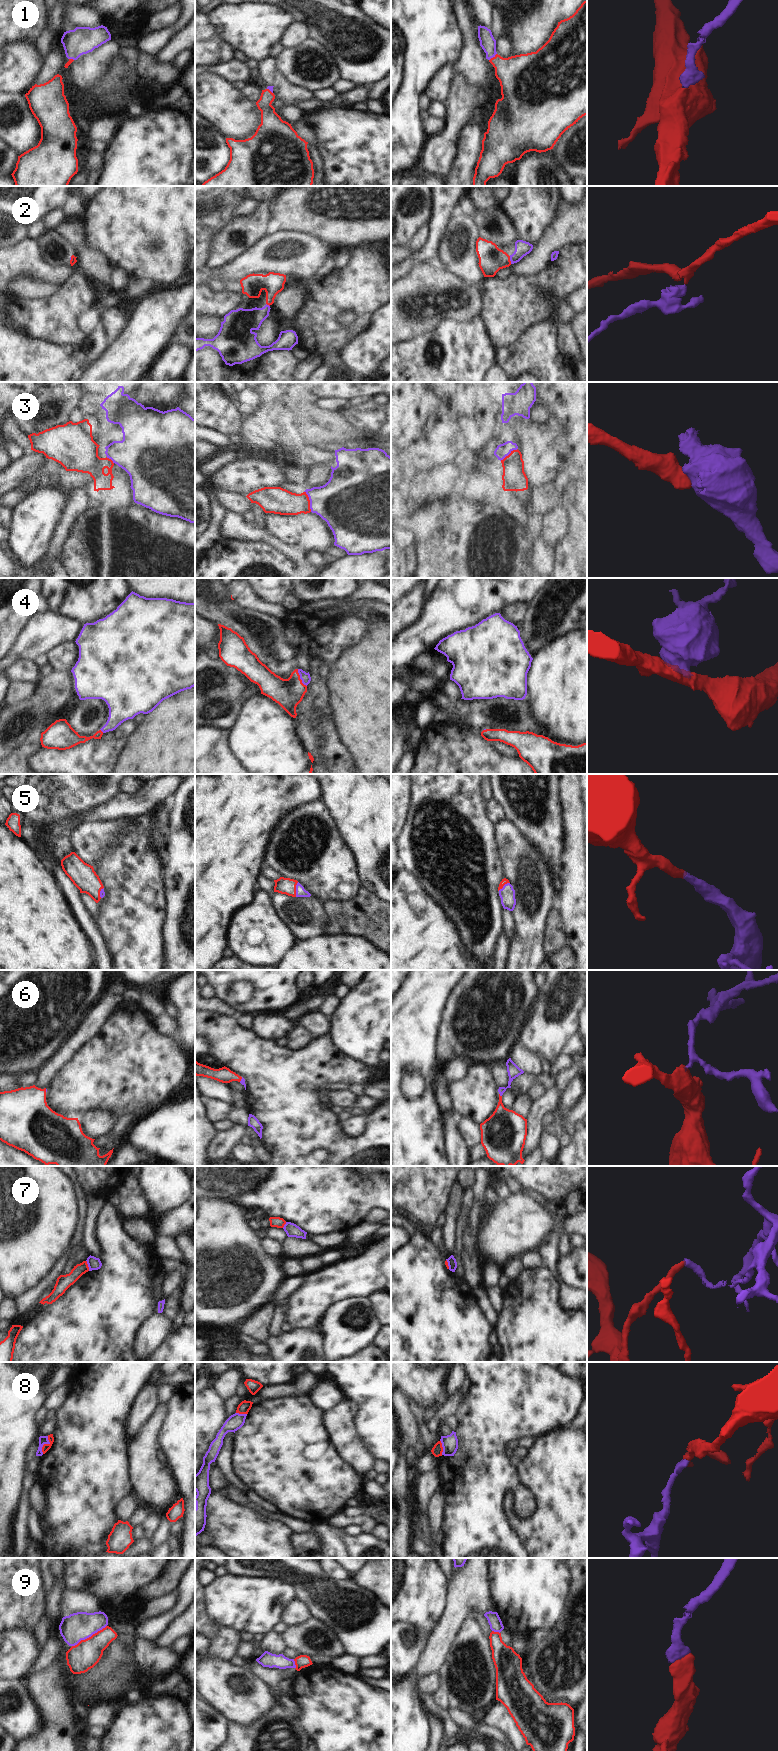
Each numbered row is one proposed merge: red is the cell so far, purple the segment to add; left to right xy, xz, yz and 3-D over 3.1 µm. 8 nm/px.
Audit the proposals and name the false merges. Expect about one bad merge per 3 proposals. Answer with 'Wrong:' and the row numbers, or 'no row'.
Wrong: 3, 7, 8, 9

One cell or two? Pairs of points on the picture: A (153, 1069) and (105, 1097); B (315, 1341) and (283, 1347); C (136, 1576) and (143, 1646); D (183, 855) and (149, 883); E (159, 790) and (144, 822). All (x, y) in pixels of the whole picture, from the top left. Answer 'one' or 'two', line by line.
A: one
B: one
C: two
D: two
E: two

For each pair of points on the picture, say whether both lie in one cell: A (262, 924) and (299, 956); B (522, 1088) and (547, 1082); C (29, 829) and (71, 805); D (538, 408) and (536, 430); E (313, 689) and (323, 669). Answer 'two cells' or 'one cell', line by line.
A: two cells
B: one cell
C: one cell
D: two cells
E: one cell

